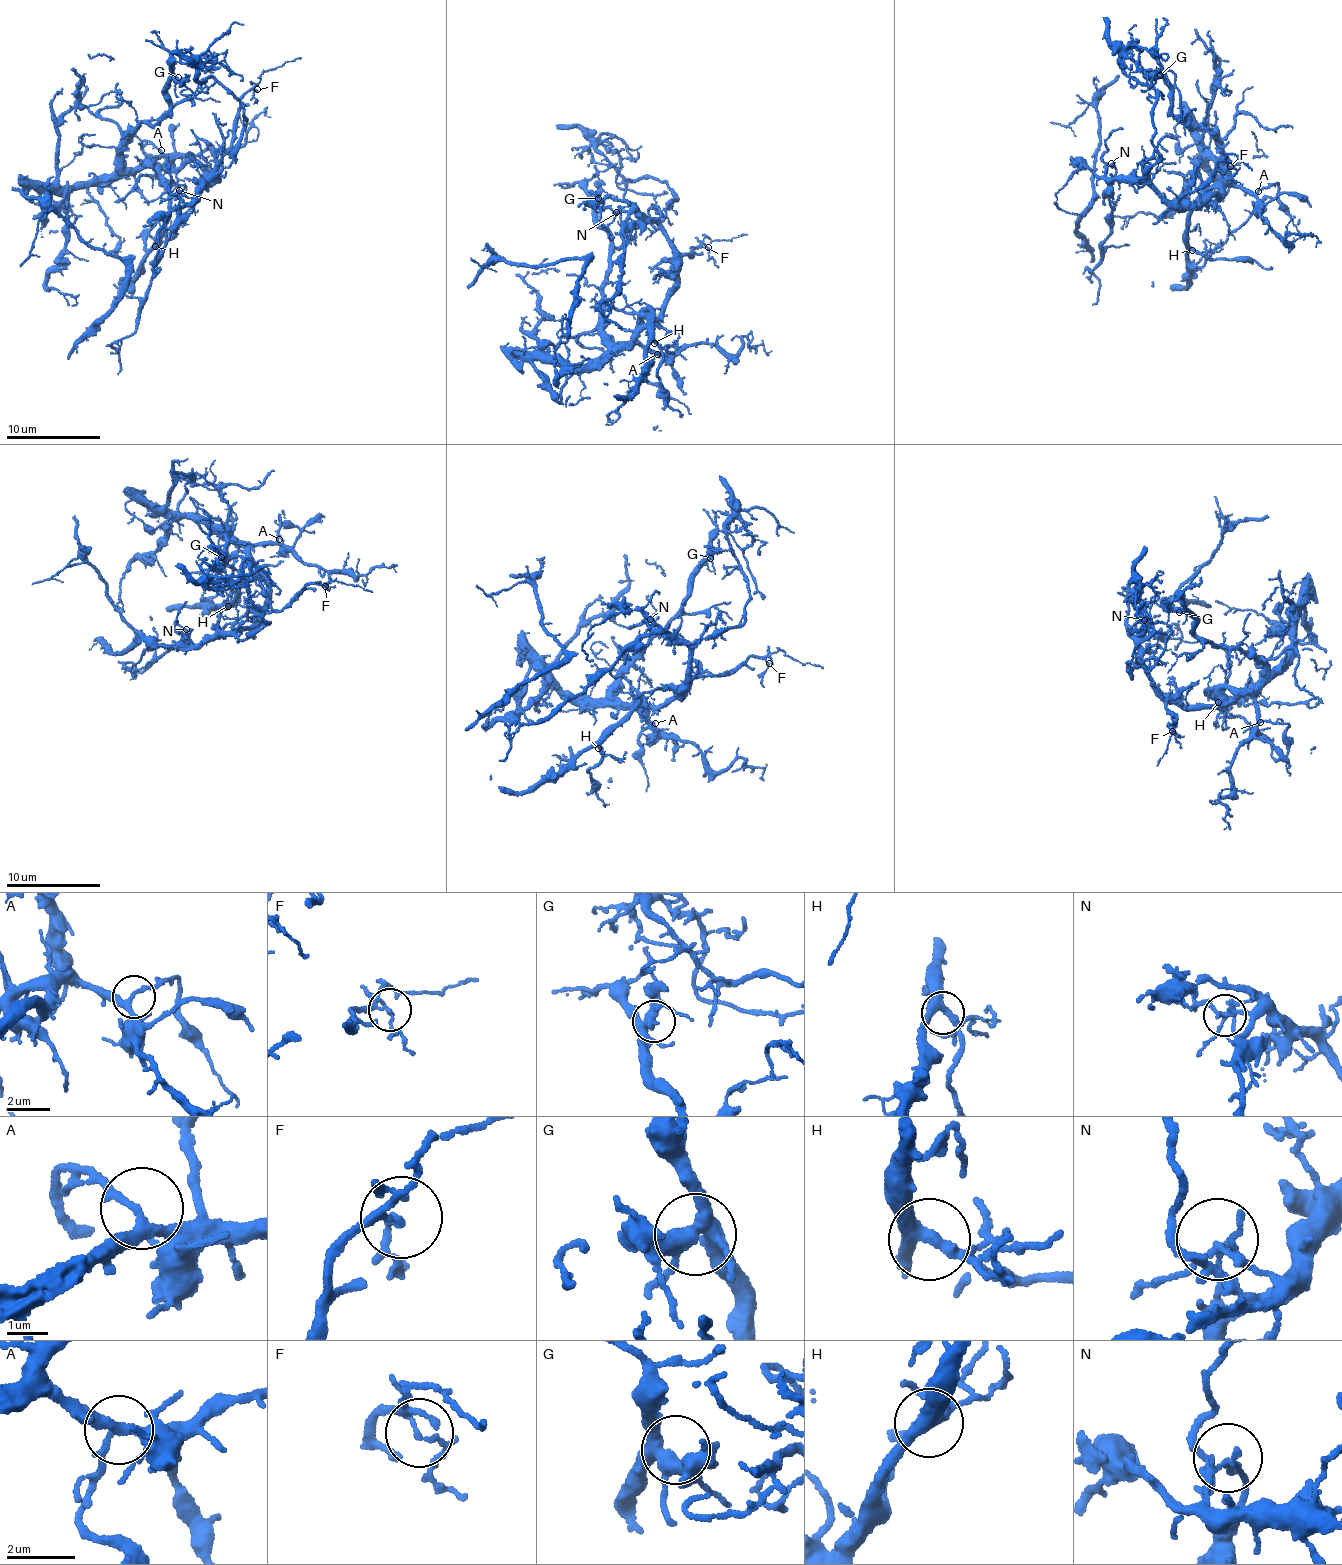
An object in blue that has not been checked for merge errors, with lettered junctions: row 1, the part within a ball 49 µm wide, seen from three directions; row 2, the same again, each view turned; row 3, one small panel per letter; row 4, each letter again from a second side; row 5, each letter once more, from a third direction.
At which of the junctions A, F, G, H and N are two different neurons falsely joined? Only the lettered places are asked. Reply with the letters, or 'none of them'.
none of them

